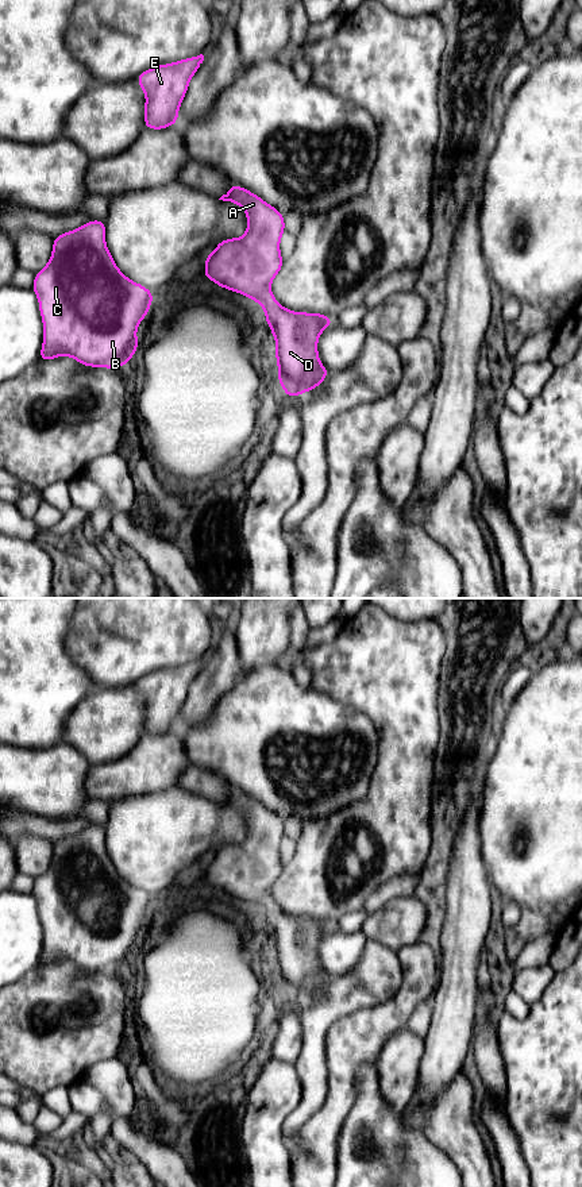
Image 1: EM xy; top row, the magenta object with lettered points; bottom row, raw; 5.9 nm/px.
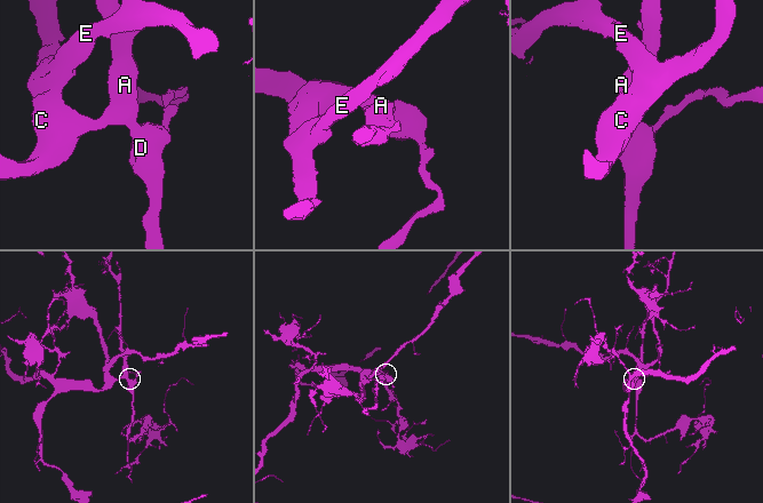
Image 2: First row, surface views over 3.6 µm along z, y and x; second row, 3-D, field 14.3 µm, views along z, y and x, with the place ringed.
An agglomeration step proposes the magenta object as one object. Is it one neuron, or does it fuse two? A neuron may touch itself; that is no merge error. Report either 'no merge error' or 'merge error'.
no merge error

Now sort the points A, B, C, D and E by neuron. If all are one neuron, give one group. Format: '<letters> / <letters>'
A B C D E

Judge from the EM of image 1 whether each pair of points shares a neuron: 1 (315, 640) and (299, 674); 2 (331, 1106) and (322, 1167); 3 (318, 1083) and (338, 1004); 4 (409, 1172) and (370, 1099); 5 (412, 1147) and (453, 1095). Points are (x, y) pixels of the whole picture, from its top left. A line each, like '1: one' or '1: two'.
1: one
2: one
3: one
4: one
5: two

